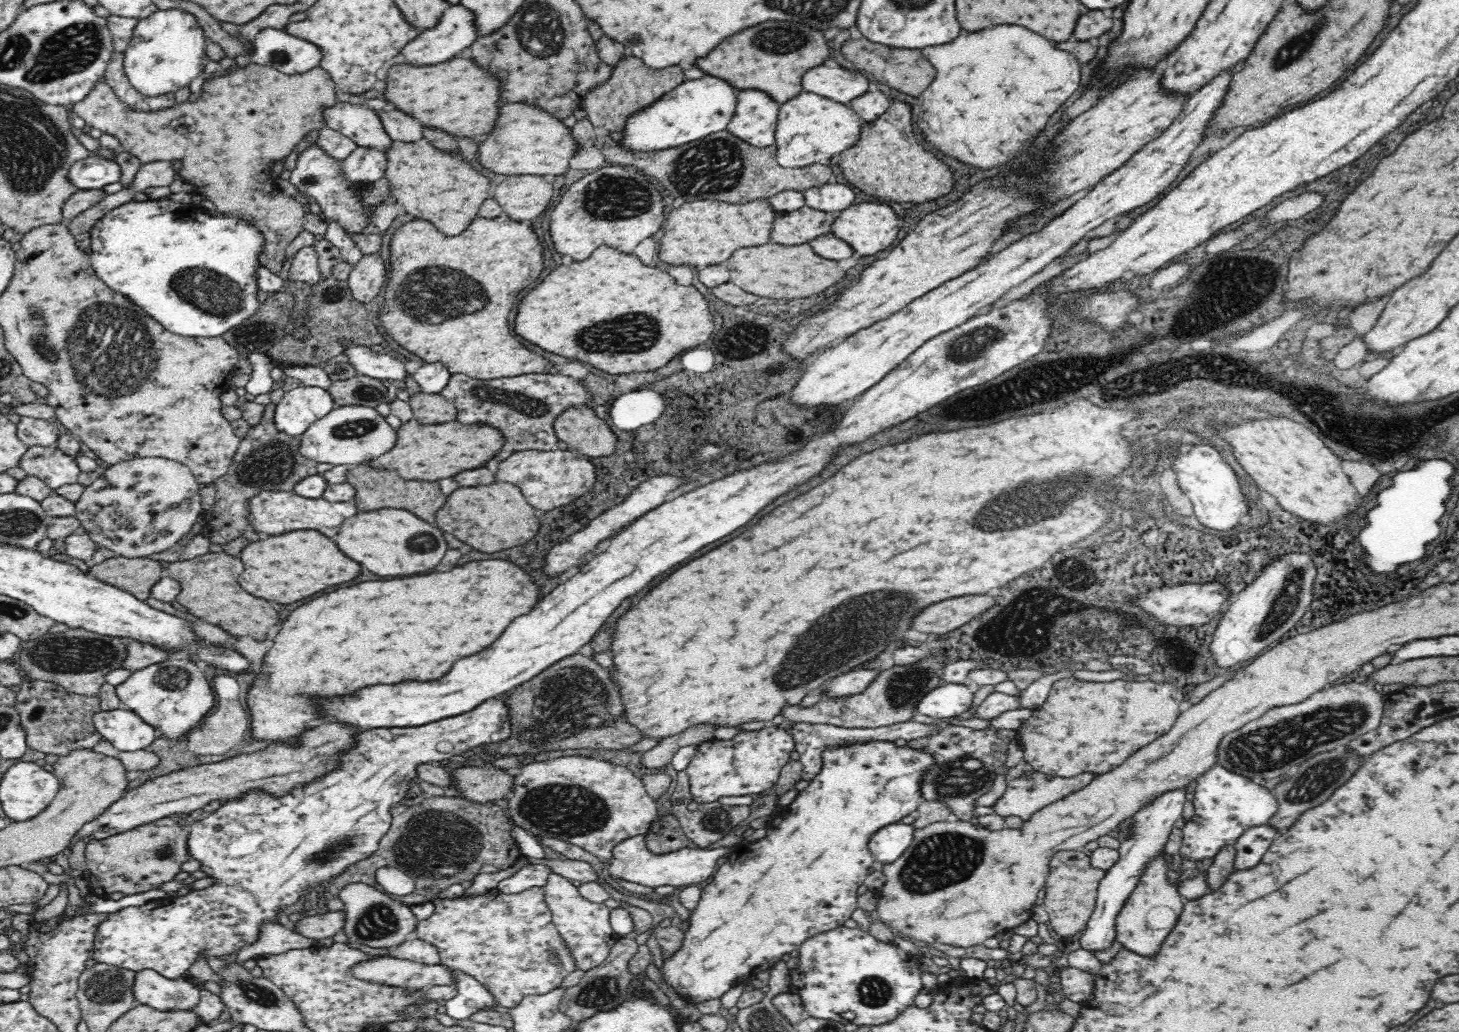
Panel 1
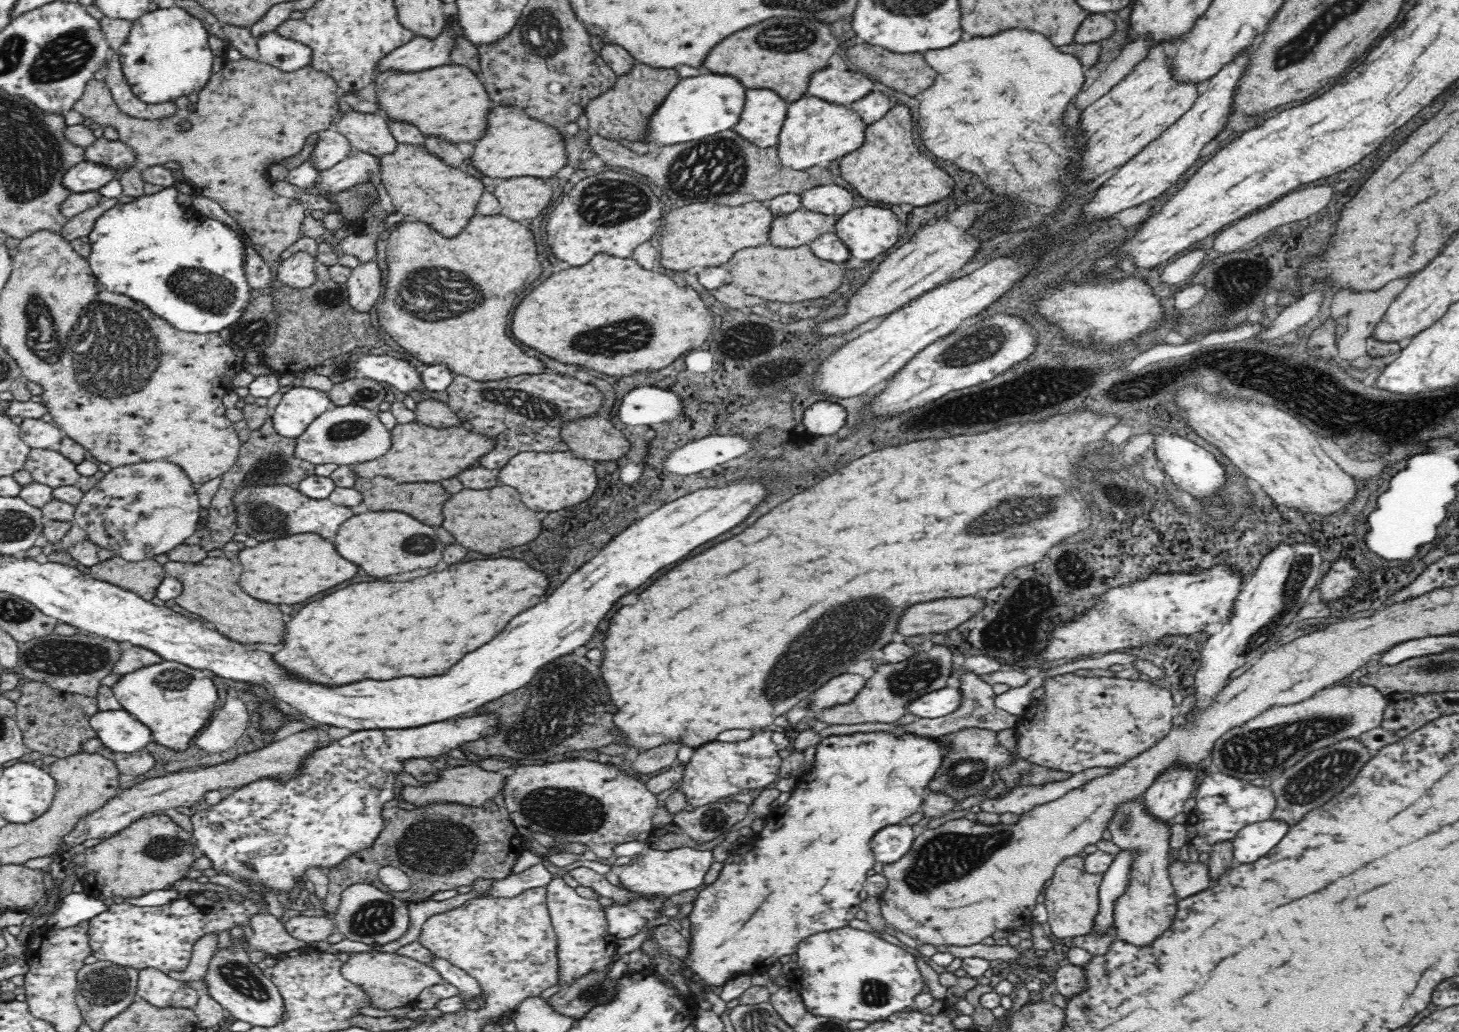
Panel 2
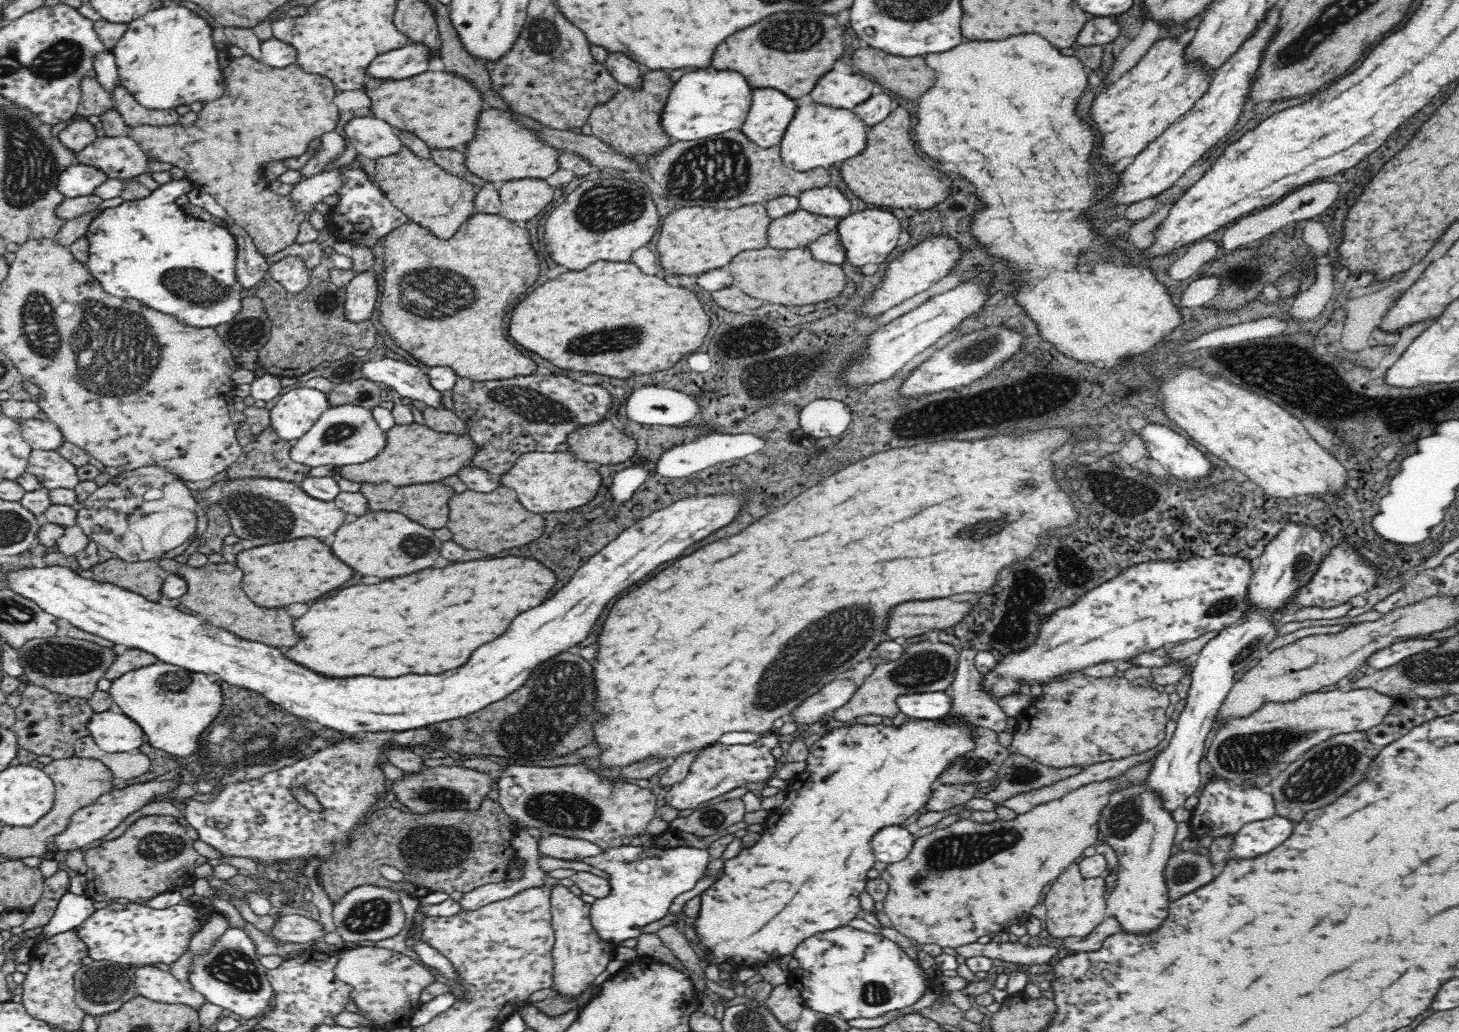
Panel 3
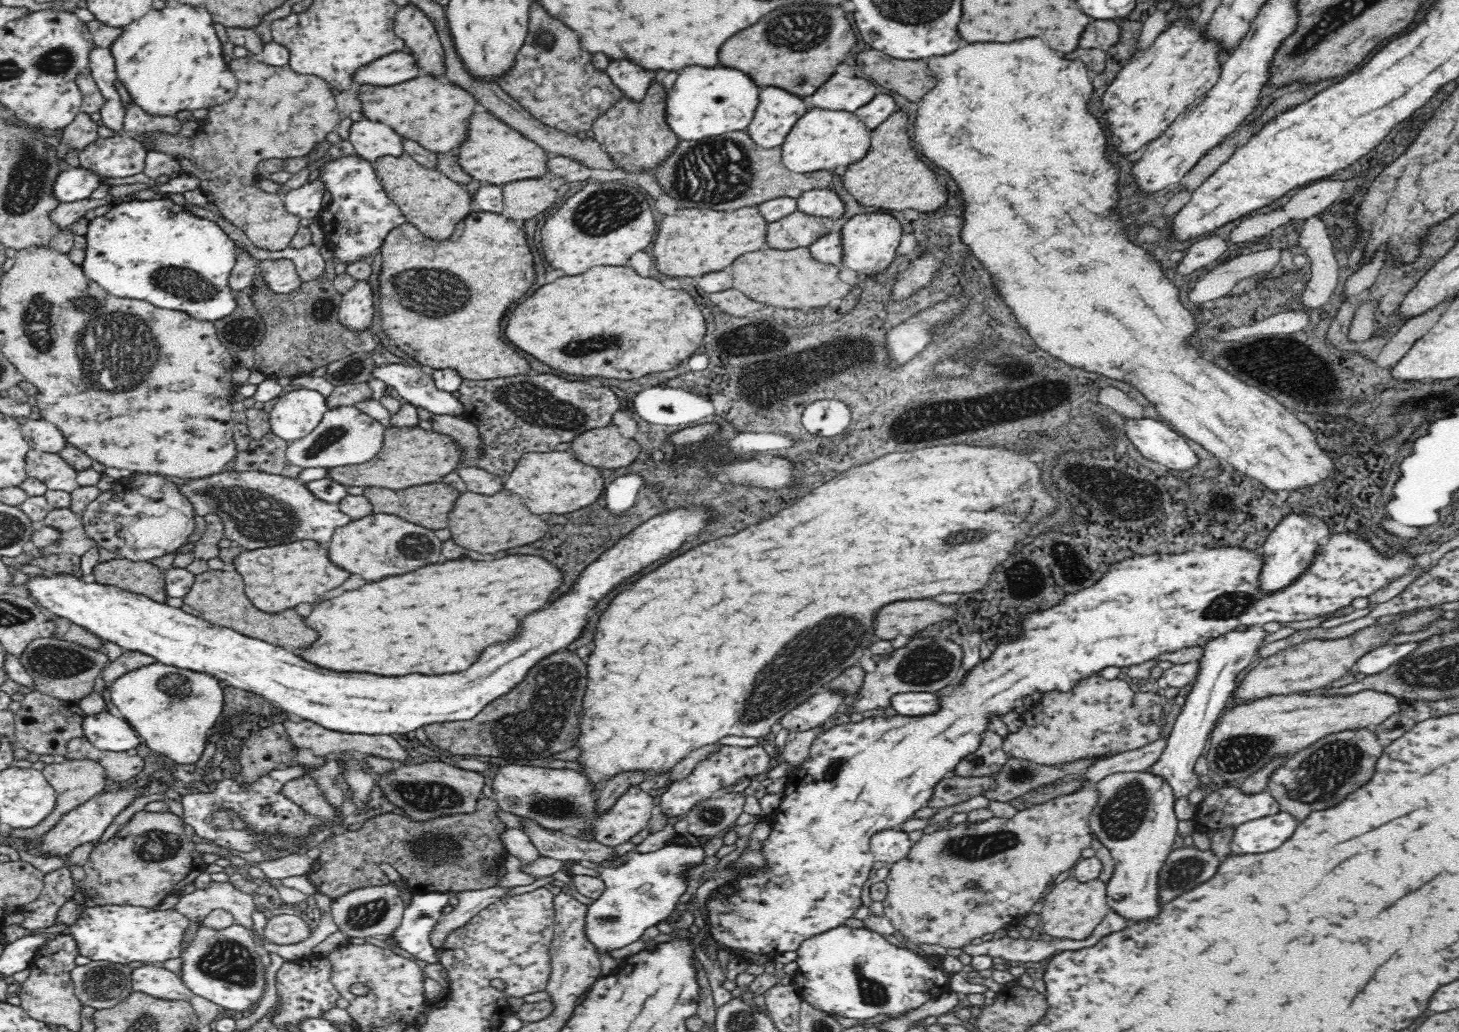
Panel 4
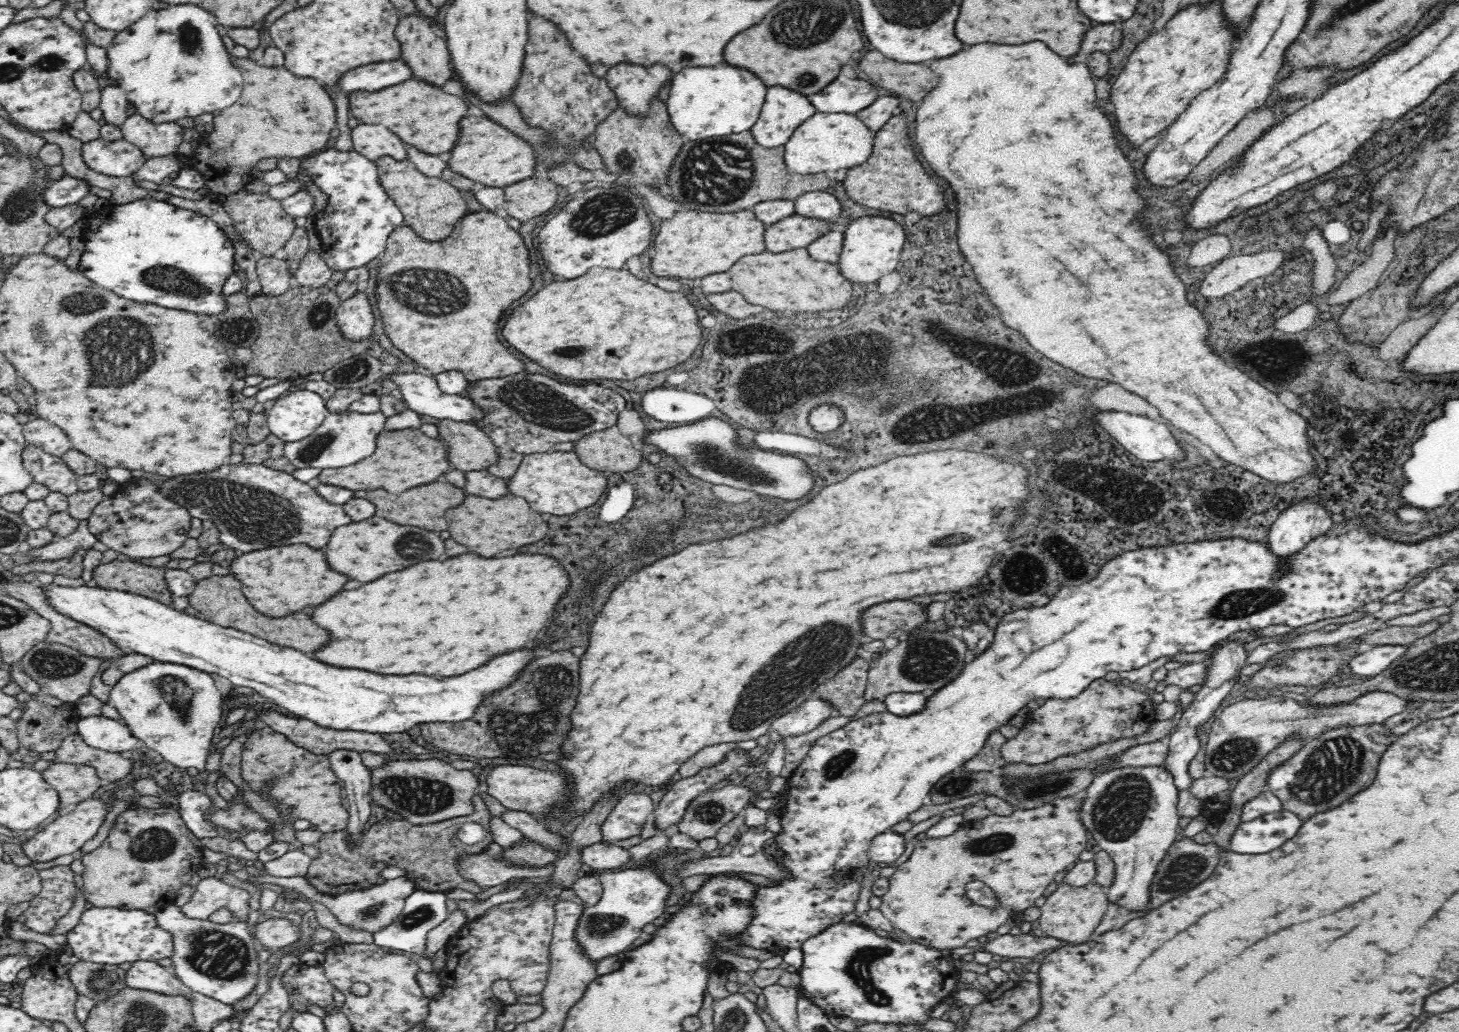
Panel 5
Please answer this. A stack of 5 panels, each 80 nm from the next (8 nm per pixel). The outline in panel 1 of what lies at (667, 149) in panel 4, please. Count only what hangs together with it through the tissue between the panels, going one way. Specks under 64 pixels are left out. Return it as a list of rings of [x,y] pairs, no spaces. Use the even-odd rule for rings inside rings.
[[[630,56],[613,68],[612,76],[604,84],[597,86],[598,88],[584,97],[582,108],[587,112],[588,120],[595,127],[602,126],[609,132],[623,133],[626,121],[632,115],[653,105],[685,81],[683,69],[682,65],[654,69],[648,67],[642,59],[638,60],[635,56]]]

